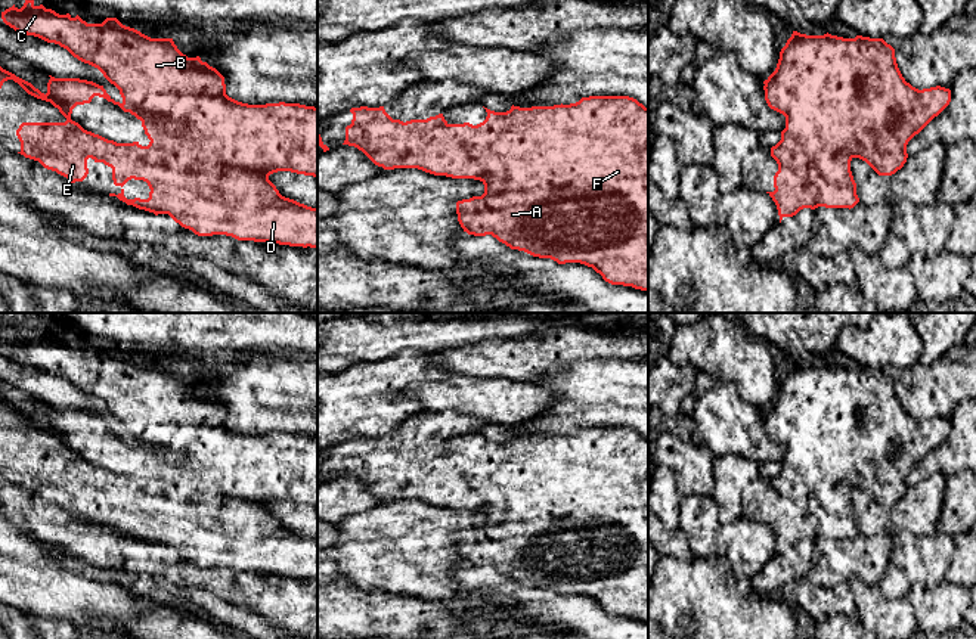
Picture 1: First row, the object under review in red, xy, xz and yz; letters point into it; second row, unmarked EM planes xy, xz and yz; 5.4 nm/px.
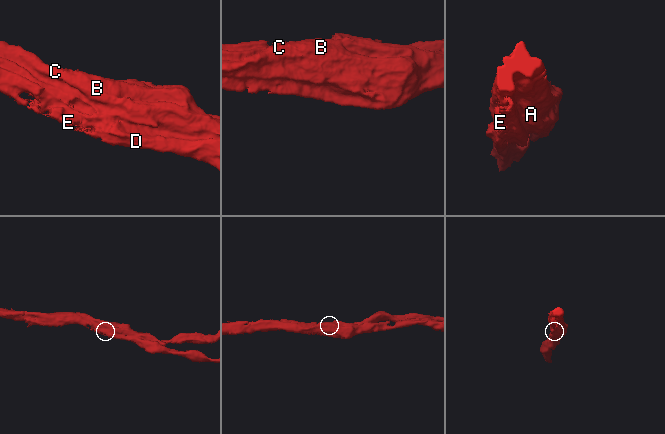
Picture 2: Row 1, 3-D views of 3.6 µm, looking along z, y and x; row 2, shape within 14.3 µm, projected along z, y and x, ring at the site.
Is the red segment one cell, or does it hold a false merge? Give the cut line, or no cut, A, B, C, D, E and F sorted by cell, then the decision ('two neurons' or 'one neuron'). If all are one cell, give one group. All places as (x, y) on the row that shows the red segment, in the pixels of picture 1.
cut xy (120, 90), (176, 145), (197, 140), (167, 160), (269, 174); groups A B C F / D E; two neurons

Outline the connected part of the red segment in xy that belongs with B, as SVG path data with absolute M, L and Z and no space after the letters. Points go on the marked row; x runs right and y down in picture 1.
M25 0L21 9L13 4L1 12L1 19L15 31L59 44L78 61L97 68L111 84L126 94L134 108L157 122L164 133L174 137L174 146L189 145L193 139L198 140L196 152L177 151L168 153L167 161L219 164L252 174L291 171L317 179L317 108L285 102L266 105L238 102L226 94L224 77L202 62L199 56L188 58L177 49L173 38L151 38L123 25L117 18L106 18L102 24L87 24L78 15L75 18L69 13L59 15L43 4L35 6L34 0Z

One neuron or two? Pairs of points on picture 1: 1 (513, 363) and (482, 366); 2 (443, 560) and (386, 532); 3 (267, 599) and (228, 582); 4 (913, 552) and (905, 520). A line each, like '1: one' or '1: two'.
1: one
2: one
3: one
4: two

